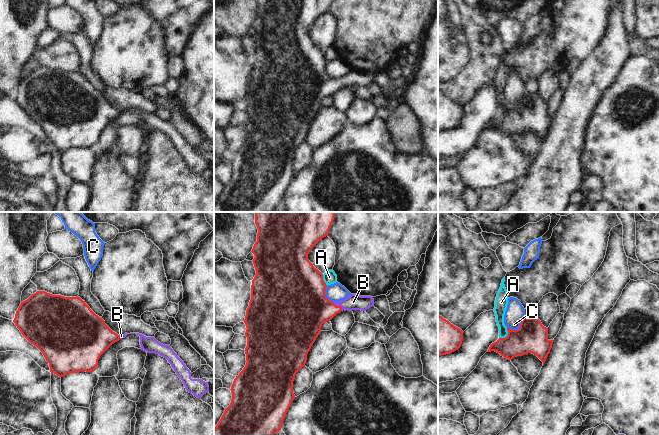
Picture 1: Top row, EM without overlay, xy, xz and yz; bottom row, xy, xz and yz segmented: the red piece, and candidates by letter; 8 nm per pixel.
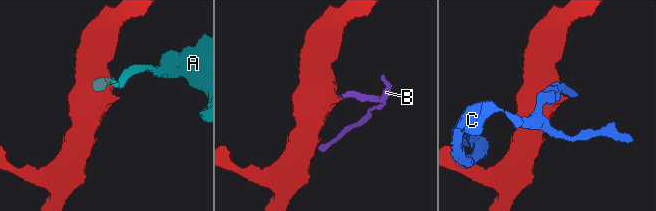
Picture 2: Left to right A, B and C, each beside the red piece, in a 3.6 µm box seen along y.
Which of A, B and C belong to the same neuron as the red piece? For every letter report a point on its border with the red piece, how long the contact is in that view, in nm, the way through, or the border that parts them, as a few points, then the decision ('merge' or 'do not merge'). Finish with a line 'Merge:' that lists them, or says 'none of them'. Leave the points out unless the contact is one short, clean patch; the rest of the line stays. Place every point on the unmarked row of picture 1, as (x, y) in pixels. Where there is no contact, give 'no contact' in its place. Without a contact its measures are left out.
A: meets red in yz at (507, 111); contact 120 nm long; border along yz (507, 103), (507, 110), (499, 114); do not merge
B: meets red in xz at (338, 82); contact 90 nm long; runs through xz (307, 83), (338, 82), (353, 78); merge
C: meets red in yz at (519, 103); contact 170 nm long; do not merge
Merge: B

